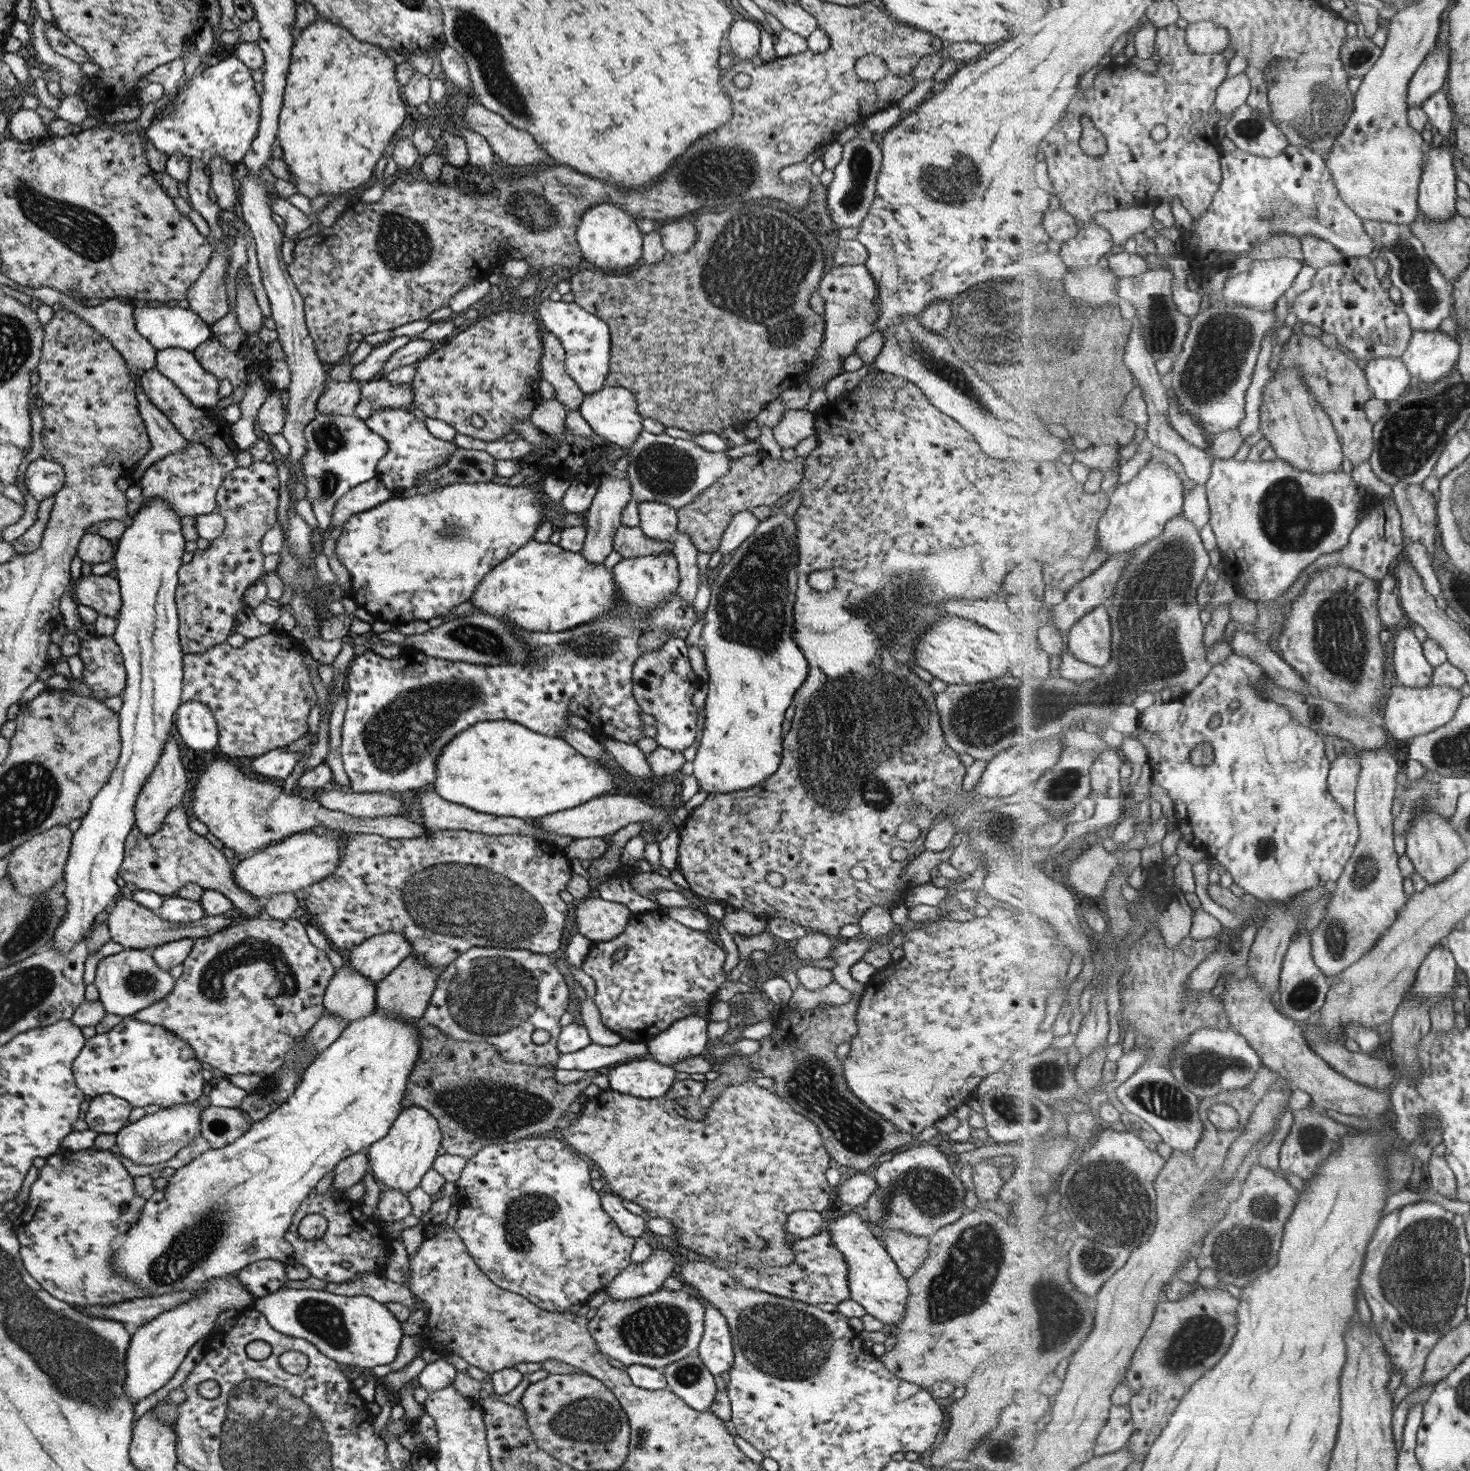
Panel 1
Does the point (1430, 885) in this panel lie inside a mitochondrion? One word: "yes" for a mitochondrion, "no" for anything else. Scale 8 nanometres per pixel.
no

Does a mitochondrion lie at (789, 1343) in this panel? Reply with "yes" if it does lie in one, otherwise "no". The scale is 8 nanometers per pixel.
yes

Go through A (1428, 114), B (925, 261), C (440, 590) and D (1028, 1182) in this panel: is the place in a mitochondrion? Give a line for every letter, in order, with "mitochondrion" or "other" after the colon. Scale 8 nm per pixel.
A: other
B: other
C: other
D: other

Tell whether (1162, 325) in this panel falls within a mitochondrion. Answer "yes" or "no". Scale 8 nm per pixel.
yes

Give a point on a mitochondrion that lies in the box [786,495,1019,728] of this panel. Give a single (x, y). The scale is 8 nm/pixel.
(904, 597)

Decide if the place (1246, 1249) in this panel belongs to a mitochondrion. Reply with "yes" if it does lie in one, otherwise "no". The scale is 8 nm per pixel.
yes

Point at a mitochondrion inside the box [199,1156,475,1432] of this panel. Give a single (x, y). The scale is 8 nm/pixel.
(325, 1320)

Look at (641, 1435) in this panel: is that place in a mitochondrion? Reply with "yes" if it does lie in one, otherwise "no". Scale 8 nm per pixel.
yes

